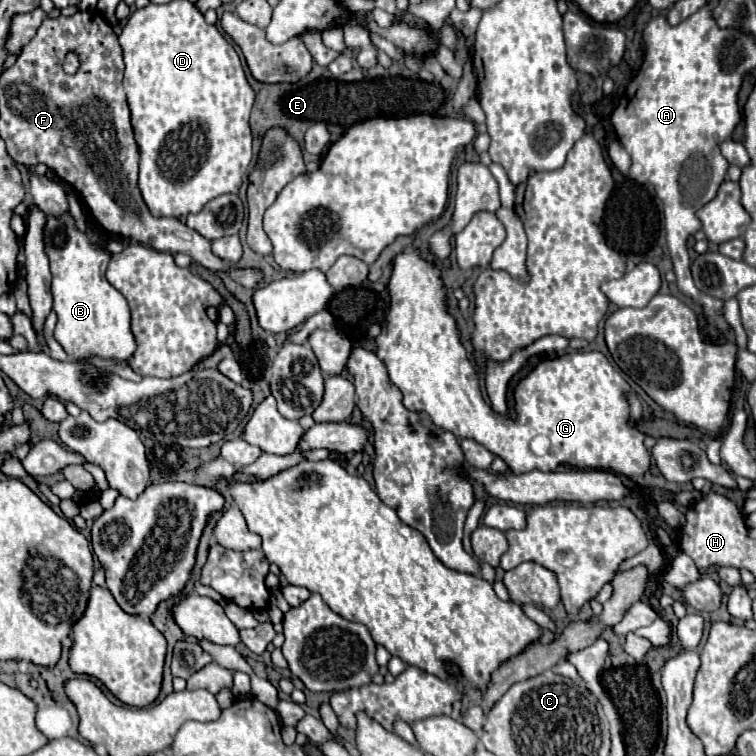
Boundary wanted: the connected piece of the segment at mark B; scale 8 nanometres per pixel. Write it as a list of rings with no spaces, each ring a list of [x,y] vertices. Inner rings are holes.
[[[70,212],[46,216],[44,250],[50,258],[54,312],[58,316],[54,338],[72,358],[100,356],[122,362],[132,356],[136,342],[130,332],[130,308],[126,298],[106,280],[106,266],[112,254],[106,250],[106,238],[86,220],[86,230],[76,228]]]

